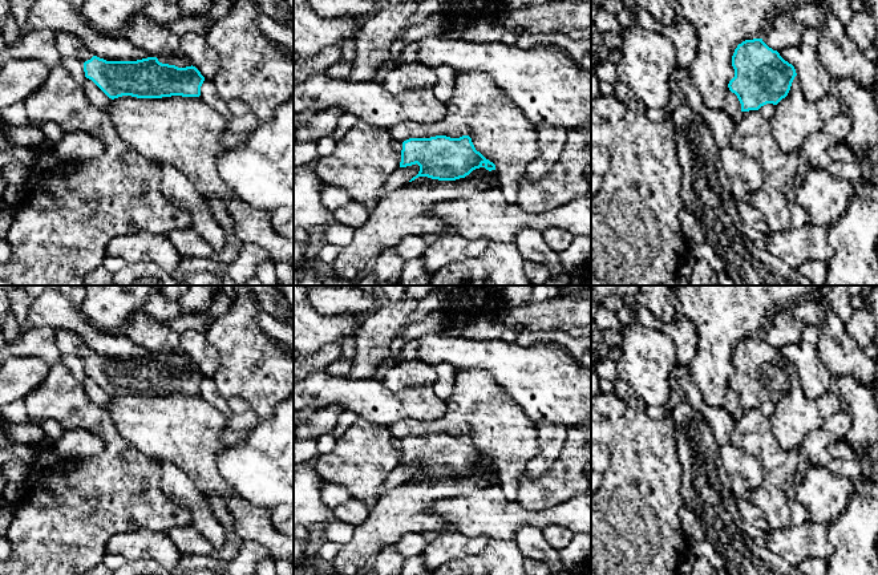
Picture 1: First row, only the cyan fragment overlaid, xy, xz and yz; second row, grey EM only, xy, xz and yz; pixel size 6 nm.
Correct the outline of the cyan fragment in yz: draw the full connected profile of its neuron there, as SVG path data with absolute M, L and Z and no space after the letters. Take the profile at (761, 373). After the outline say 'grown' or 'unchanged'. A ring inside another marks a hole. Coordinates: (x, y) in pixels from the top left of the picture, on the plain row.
M762 336L745 337L732 353L735 374L728 385L741 401L741 409L758 408L766 401L777 402L790 388L797 373L792 361Z; unchanged

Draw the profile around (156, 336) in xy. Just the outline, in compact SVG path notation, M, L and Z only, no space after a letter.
M142 309L133 313L122 333L153 355L173 355L179 349L179 336Z

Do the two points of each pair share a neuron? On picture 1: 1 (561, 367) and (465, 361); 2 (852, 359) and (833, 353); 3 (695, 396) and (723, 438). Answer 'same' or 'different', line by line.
1: same
2: same
3: same

